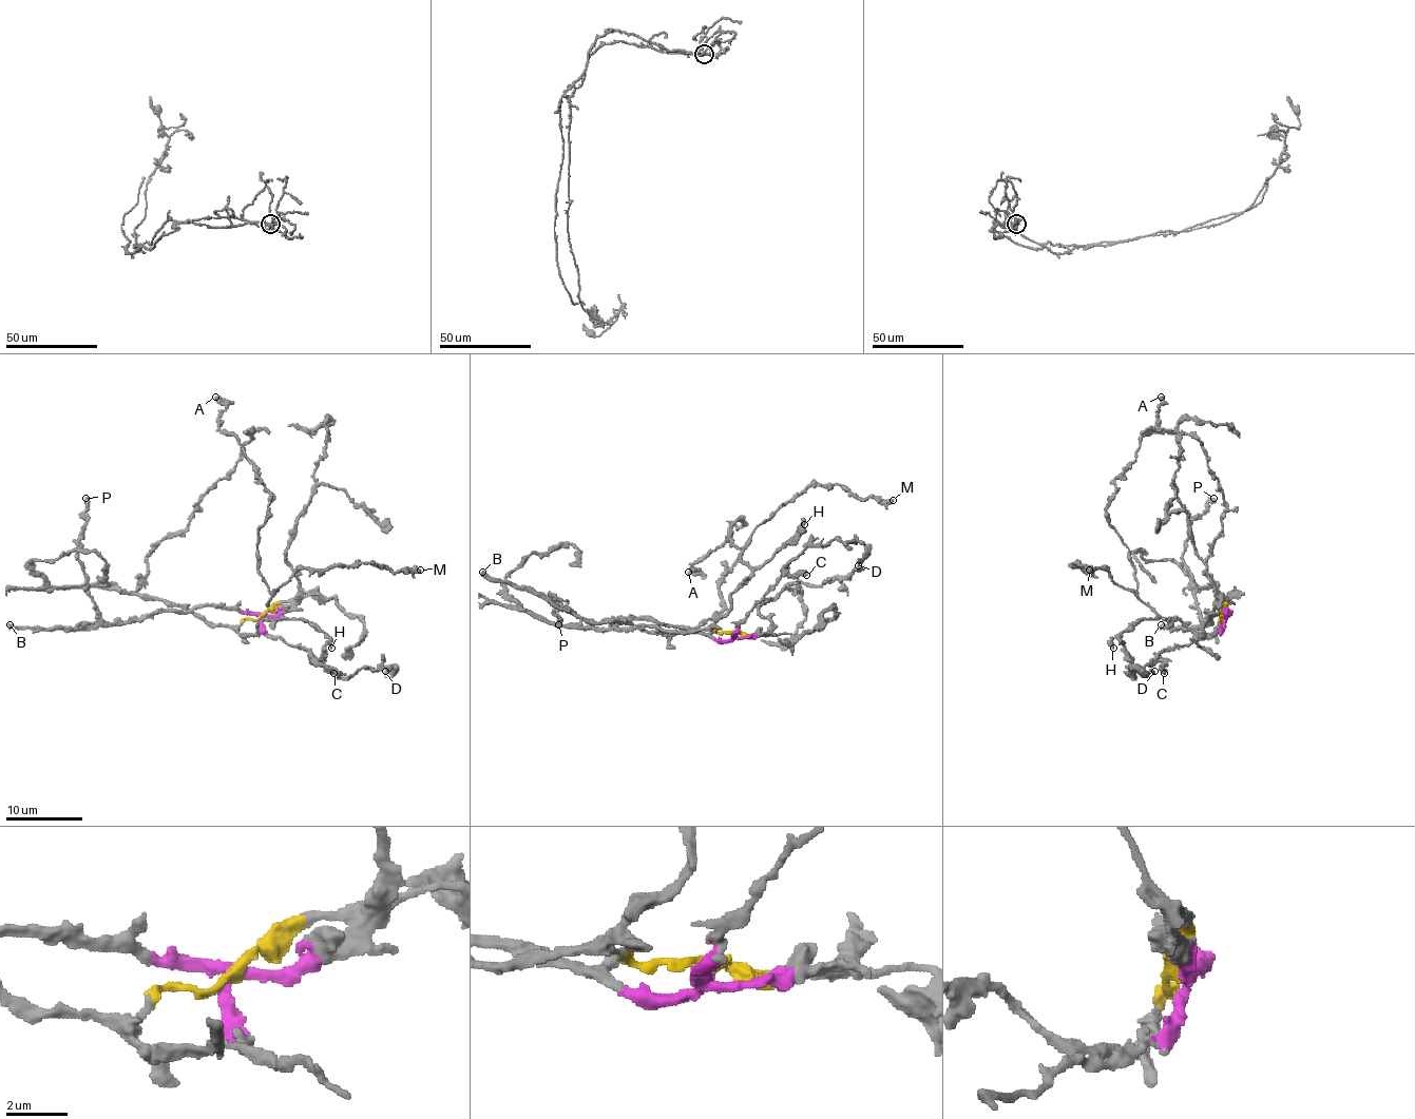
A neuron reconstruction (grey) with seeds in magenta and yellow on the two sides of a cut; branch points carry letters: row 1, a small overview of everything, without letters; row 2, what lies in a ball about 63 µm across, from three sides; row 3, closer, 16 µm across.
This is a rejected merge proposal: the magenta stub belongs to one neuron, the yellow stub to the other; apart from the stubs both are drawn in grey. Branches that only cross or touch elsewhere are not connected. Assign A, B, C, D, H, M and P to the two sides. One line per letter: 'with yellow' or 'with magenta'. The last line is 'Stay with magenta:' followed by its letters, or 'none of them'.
A: with yellow
B: with magenta
C: with magenta
D: with magenta
H: with yellow
M: with yellow
P: with magenta
Stay with magenta: B, C, D, P

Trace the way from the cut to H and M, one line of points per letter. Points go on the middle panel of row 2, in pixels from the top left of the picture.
H: (734, 634), (719, 633), (711, 626), (728, 610), (737, 589), (803, 523)
M: (734, 634), (711, 626), (751, 570), (740, 552), (770, 516), (817, 485), (843, 485), (861, 499), (894, 500)

